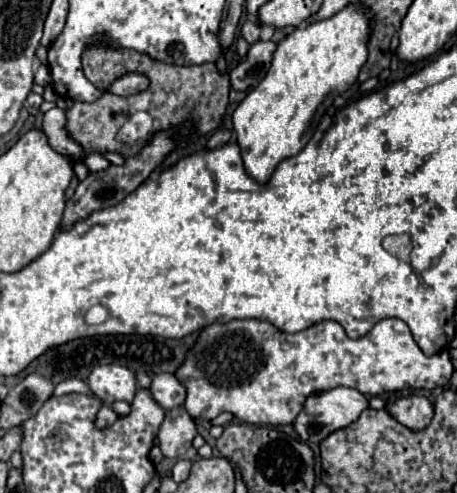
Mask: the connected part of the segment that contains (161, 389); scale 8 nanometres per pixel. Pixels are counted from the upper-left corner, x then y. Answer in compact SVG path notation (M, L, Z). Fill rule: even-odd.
M161 373L161 375L155 375L151 379L151 385L149 385L149 393L153 397L155 403L159 403L163 409L173 409L173 407L179 407L183 405L185 401L185 387L177 381L175 375L171 373Z

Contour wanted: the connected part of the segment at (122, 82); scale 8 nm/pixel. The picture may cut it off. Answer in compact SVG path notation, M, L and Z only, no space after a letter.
M129 73L129 75L125 75L123 79L117 79L117 83L113 83L113 85L109 87L109 91L117 93L117 95L133 95L133 93L145 91L147 85L149 85L149 81L147 81L143 75Z

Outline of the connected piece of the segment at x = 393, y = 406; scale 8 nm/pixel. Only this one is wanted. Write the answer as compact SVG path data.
M417 395L403 397L397 399L395 403L389 403L387 411L411 431L425 429L433 417L433 405L425 397L417 397Z

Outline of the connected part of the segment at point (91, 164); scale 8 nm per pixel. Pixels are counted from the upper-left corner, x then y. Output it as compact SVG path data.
M91 153L87 159L85 159L85 165L89 167L89 171L101 171L101 169L107 169L111 163L99 155L99 153Z

